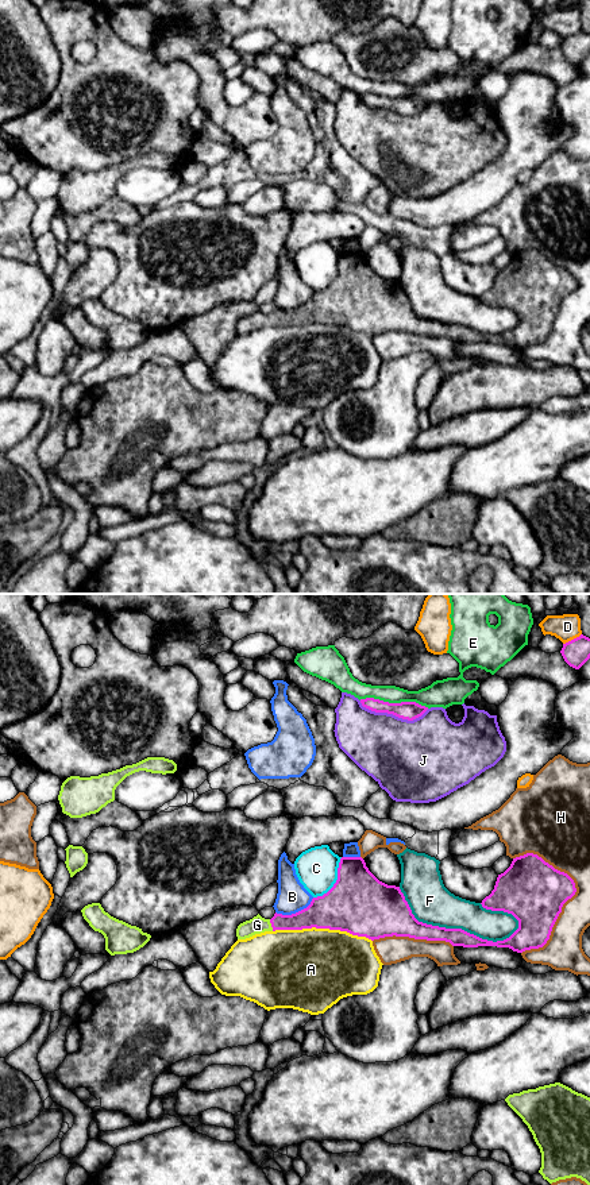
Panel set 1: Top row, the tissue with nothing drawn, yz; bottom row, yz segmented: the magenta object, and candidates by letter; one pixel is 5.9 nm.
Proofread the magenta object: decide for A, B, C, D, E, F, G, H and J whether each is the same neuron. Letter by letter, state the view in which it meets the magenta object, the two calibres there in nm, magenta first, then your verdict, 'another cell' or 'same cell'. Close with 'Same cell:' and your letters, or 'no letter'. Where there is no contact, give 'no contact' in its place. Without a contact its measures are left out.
A: contact in yz; calibres 360 and 480 nm; another cell
B: contact in yz; calibres 240 and 180 nm; another cell
C: contact in yz; calibres 360 and 260 nm; another cell
D: contact in yz; calibres 160 and 160 nm; another cell
E: contact in yz; calibres 110 and 140 nm; another cell
F: contact in yz; calibres 120 and 240 nm; another cell
G: contact in yz; calibres 130 and 100 nm; same cell
H: contact in yz; calibres 380 and 200 nm; another cell
J: contact in yz; calibres 110 and 420 nm; another cell
Same cell: G

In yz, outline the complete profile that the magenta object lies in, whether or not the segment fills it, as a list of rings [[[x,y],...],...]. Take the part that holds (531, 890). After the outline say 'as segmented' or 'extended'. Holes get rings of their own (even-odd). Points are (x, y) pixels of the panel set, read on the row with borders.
[[[527,853],[524,856],[513,858],[510,866],[501,875],[498,875],[494,889],[489,896],[482,900],[482,907],[491,911],[504,911],[512,914],[518,920],[518,929],[504,941],[487,941],[482,939],[474,934],[470,934],[462,929],[446,929],[439,926],[427,925],[419,922],[412,910],[405,900],[404,893],[400,887],[387,885],[379,881],[366,866],[362,857],[342,857],[338,868],[338,880],[333,887],[323,896],[313,898],[311,904],[292,915],[274,914],[271,919],[265,919],[259,914],[250,920],[240,923],[236,929],[238,939],[246,939],[255,934],[275,930],[302,930],[302,929],[329,929],[347,931],[352,935],[366,937],[371,941],[385,938],[385,937],[409,937],[414,939],[427,941],[446,941],[452,946],[463,947],[478,947],[478,946],[497,946],[509,947],[513,952],[522,953],[531,949],[543,947],[549,939],[552,927],[562,912],[563,904],[571,899],[576,892],[574,880],[564,872],[555,869],[552,865],[545,862],[541,857],[533,853]]]; extended

